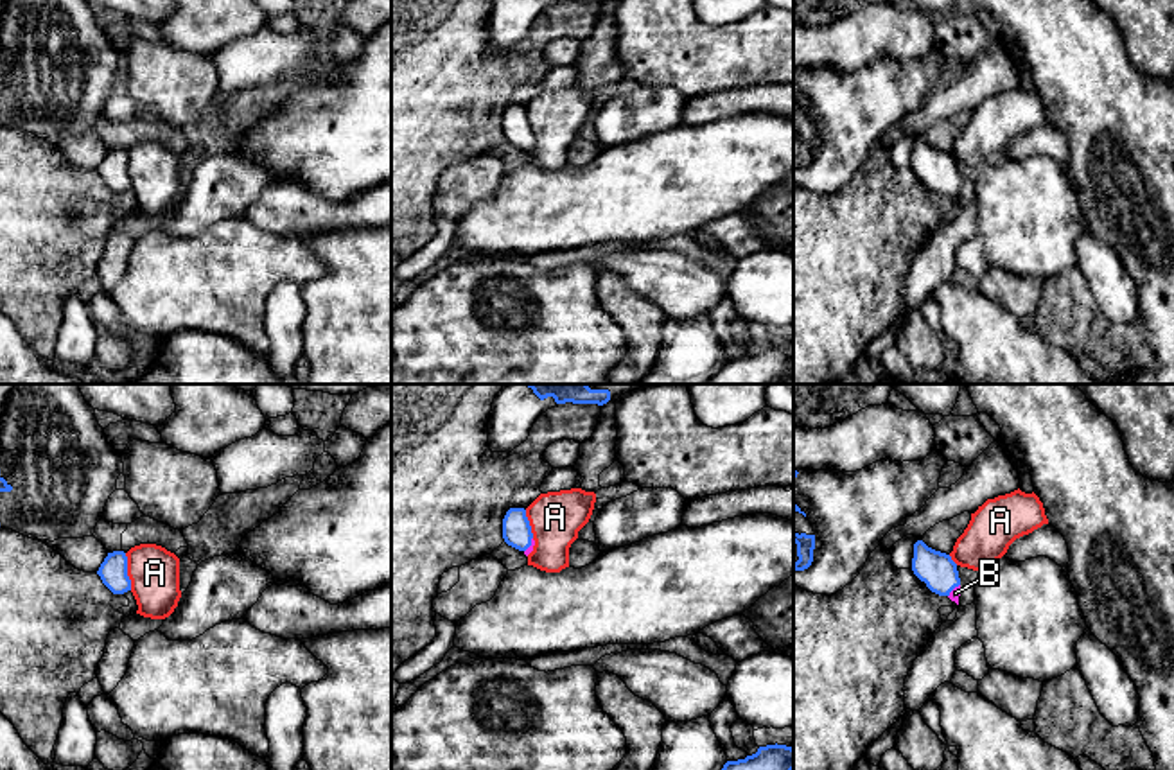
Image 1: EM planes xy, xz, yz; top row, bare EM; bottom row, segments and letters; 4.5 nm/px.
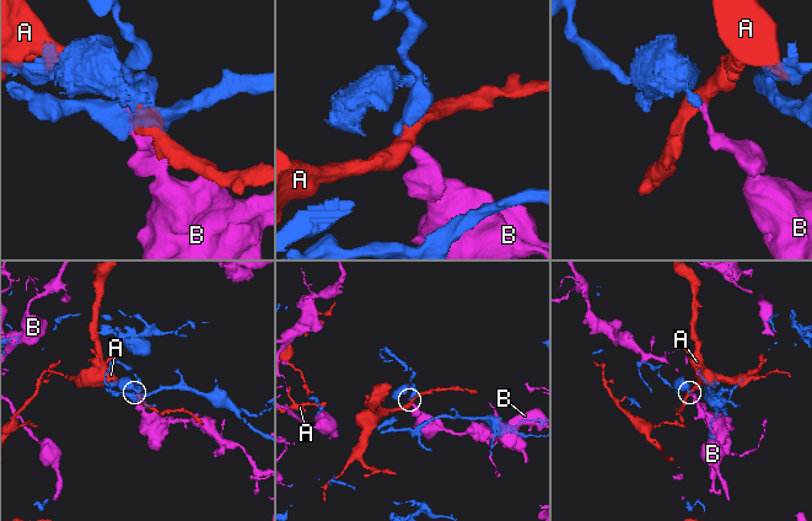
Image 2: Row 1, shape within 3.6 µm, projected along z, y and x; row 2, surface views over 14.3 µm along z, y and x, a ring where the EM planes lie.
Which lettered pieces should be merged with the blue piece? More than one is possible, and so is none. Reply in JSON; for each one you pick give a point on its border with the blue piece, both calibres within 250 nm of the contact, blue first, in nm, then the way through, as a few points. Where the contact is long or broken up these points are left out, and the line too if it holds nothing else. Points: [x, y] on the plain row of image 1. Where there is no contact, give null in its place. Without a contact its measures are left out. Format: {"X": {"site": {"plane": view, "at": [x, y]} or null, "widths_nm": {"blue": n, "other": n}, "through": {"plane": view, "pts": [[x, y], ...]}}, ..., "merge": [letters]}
{"merge": []}

